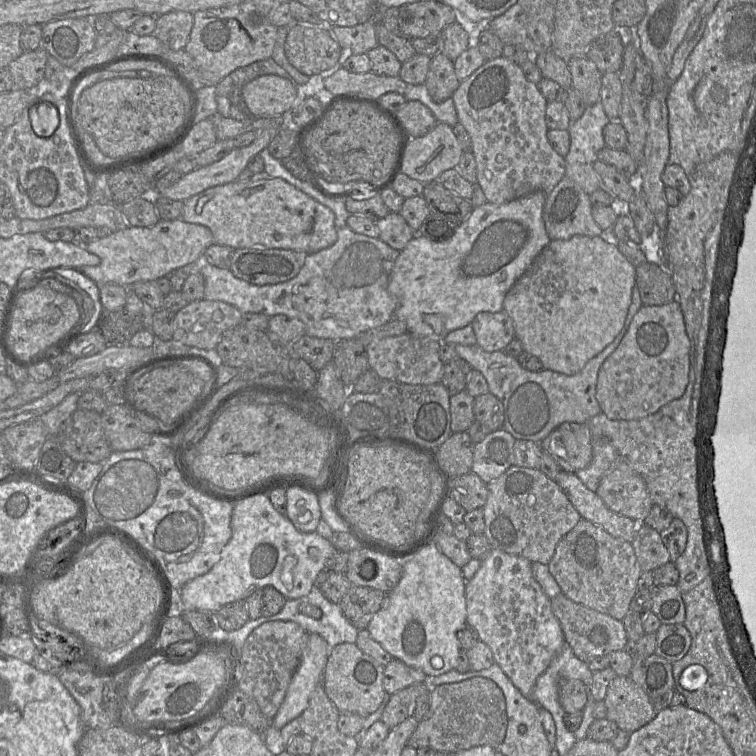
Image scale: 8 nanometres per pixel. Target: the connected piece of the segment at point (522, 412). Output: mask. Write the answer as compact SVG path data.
M635 282L631 292L631 303L621 331L610 344L588 360L584 367L573 375L548 369L529 371L520 365L516 357L506 354L503 350L487 352L478 344L470 346L456 344L454 348L458 357L483 374L488 383L489 392L503 403L504 422L501 429L509 432L516 440L531 440L541 443L562 423L586 423L601 412L595 396L598 371L604 360L621 342L632 318L641 306L642 302Z

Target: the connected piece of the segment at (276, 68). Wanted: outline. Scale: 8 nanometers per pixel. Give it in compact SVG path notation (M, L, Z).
M272 58L240 67L217 84L217 113L226 118L233 117L244 121L256 119L242 98L242 88L256 77L267 74L275 74L292 80L288 72Z

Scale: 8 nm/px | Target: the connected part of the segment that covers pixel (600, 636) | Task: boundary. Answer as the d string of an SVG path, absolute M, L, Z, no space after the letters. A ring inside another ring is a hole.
M563 593L551 599L551 608L561 625L565 642L575 656L585 663L595 657L629 648L629 640L621 620L576 603Z

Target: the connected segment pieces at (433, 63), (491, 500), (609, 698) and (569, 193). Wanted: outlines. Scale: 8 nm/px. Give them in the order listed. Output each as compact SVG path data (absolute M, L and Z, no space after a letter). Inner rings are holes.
M441 52L431 57L424 85L434 102L441 103L452 97L460 83L455 74L454 61Z
M513 465L487 485L484 535L492 549L548 565L560 540L582 519L560 486L539 469Z
M616 675L607 688L603 702L607 710L606 718L614 722L619 730L628 733L632 733L646 725L656 716L649 696L629 676Z
M566 176L546 194L543 221L551 240L605 234L592 217L589 195Z

